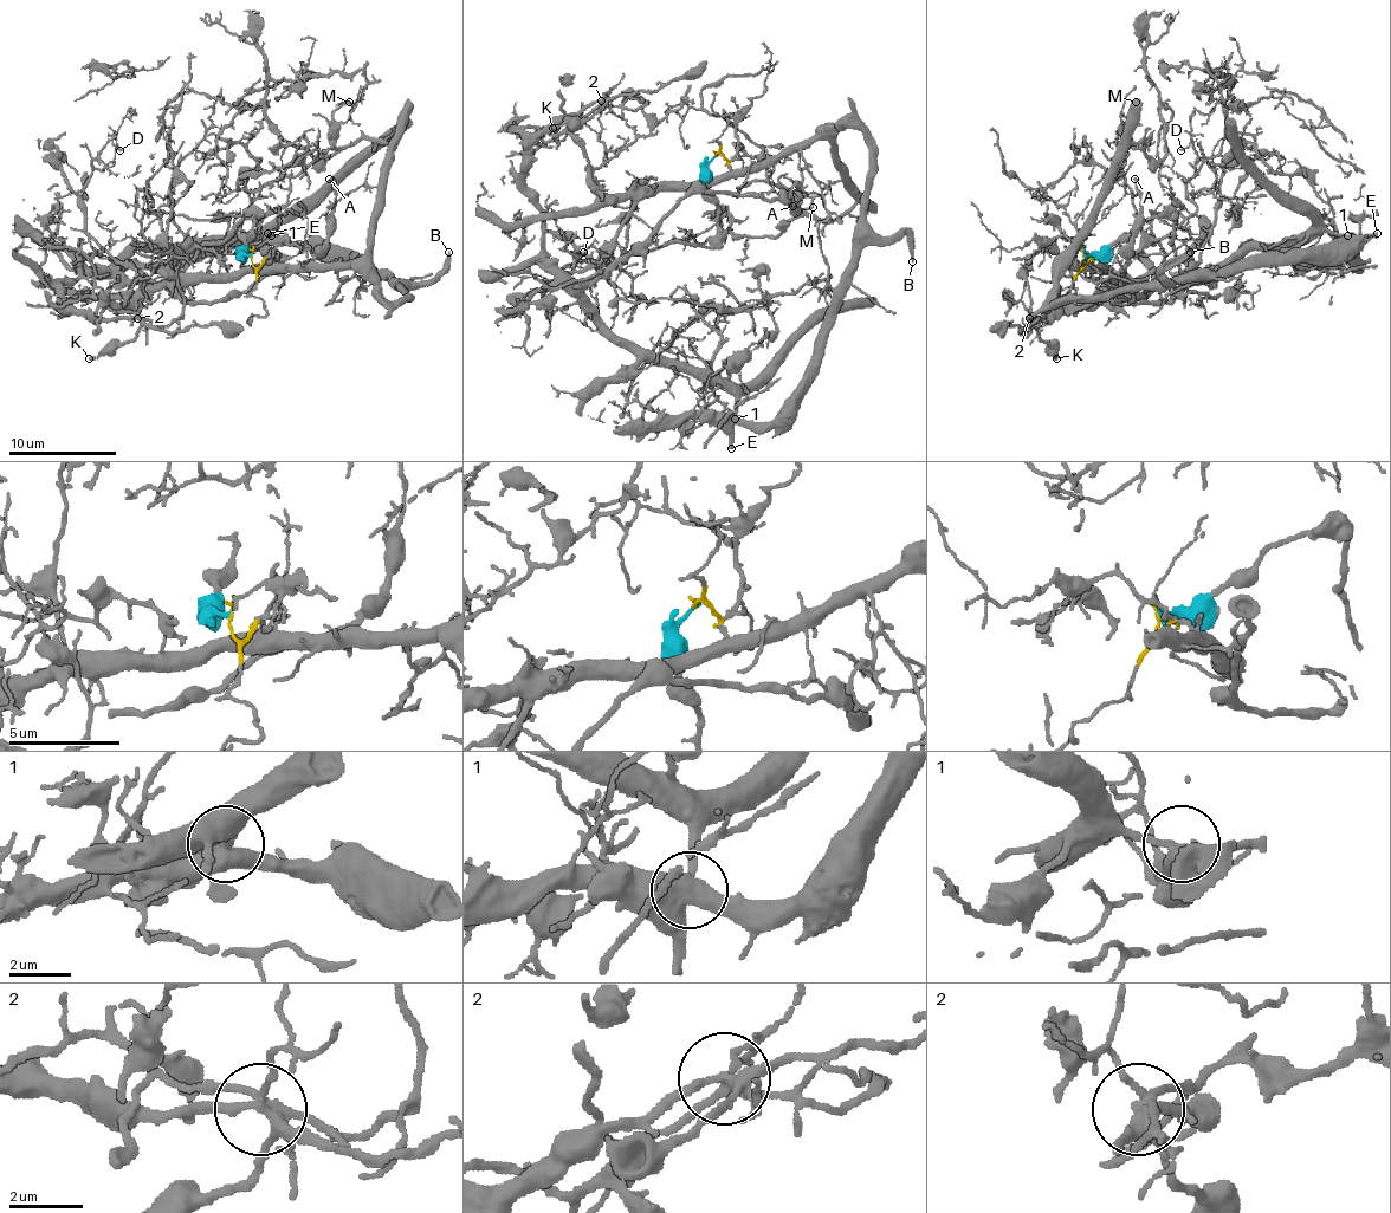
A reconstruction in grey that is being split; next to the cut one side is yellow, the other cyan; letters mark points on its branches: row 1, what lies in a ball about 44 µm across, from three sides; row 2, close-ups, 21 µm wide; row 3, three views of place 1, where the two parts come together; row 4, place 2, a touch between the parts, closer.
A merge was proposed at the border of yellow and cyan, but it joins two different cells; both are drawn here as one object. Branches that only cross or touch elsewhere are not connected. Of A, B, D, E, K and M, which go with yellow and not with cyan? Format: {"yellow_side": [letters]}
{"yellow_side": ["B", "D", "M"]}

